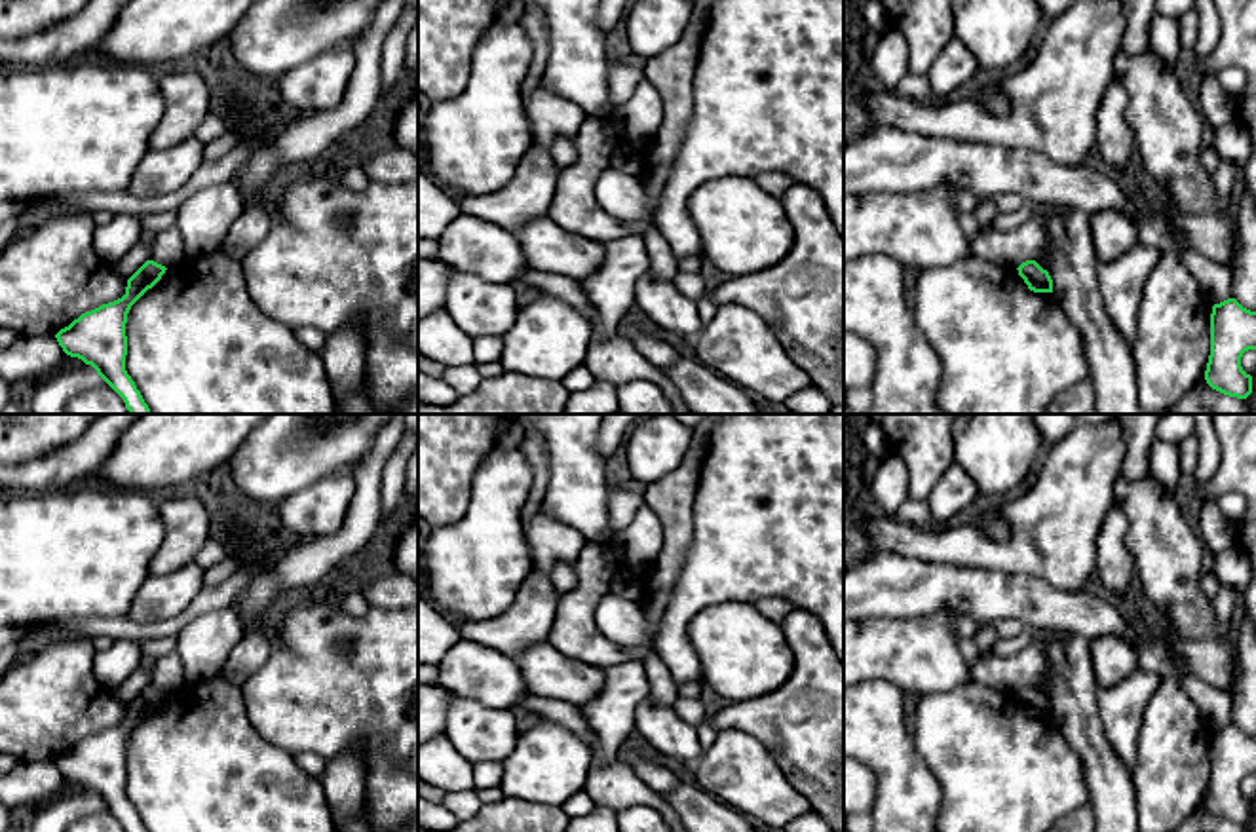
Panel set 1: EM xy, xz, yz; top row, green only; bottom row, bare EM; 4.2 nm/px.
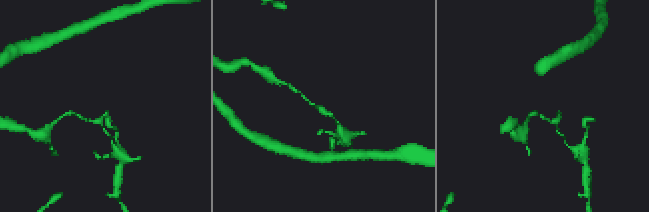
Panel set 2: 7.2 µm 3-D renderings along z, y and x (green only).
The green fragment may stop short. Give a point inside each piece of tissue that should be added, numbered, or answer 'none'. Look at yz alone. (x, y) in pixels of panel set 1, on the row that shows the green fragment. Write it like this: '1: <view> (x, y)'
none

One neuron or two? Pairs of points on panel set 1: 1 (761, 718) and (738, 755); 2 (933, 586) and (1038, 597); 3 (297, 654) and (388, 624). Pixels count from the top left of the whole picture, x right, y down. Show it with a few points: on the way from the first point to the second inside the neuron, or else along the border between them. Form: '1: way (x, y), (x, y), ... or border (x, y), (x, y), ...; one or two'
1: border (719, 730), (753, 734), (781, 766); two
2: way (960, 587), (981, 595), (1011, 595); one
3: way (320, 631), (365, 631); one

